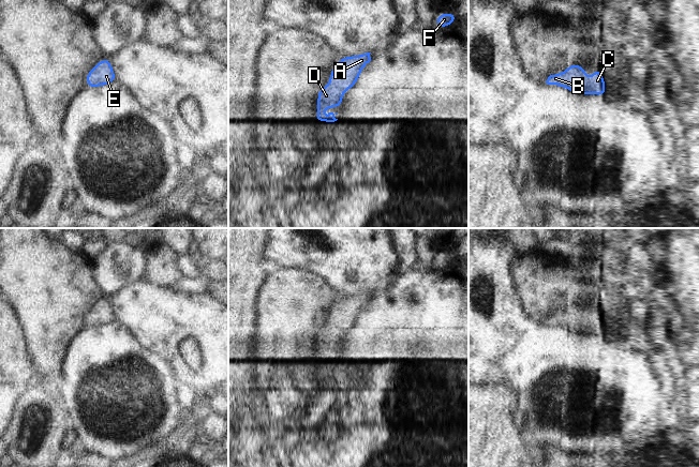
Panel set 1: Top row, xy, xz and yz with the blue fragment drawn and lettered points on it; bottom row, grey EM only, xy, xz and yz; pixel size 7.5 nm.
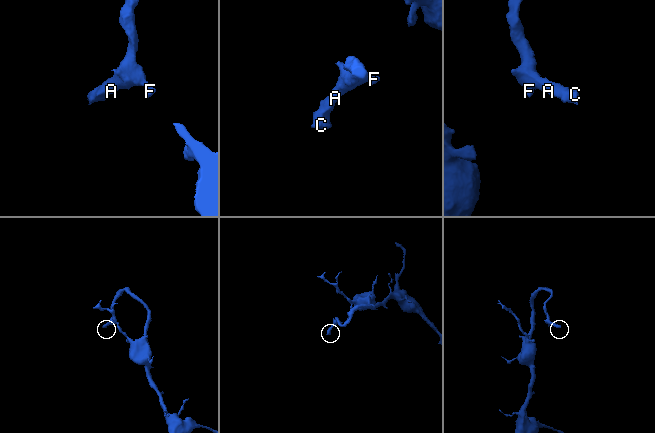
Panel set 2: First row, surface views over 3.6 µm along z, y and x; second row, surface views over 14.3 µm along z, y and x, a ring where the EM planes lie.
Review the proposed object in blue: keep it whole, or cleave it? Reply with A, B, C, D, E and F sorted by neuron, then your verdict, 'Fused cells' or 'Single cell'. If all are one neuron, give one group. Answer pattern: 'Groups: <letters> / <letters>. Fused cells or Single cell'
Groups: A B C D E F. Single cell

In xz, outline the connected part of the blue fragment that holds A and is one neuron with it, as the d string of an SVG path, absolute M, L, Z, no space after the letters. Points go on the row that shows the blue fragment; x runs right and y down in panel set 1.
M370 54L342 57L332 67L329 84L322 87L317 93L315 122L334 122L338 120L333 112L328 112L328 116L325 117L323 109L334 106L341 109L344 92L355 87L362 69L371 61Z

